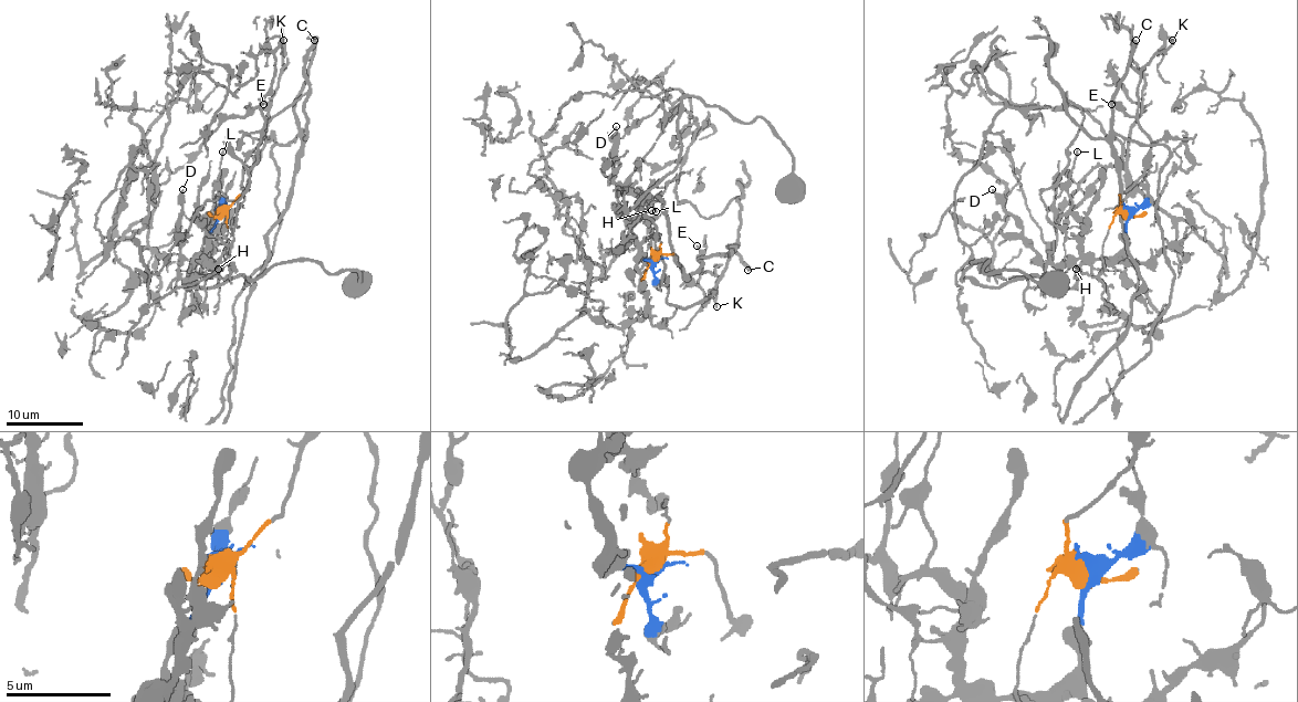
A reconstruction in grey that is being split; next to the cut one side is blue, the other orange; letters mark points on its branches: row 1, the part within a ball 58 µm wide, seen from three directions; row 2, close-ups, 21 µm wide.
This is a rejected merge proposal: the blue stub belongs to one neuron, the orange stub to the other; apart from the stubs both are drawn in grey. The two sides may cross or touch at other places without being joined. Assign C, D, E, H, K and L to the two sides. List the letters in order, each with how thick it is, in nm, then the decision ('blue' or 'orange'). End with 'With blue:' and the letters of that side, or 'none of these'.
C: 360 nm | orange
D: 200 nm | blue
E: 140 nm | orange
H: 130 nm | blue
K: 150 nm | orange
L: 130 nm | blue
With blue: D, H, L

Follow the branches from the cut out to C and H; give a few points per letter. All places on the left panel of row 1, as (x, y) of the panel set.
C: (220, 212), (241, 195), (262, 147), (268, 142), (288, 145), (299, 129), (295, 97), (309, 74), (314, 40)
H: (220, 212), (203, 247), (203, 258), (196, 263), (196, 273), (203, 275), (218, 270)

